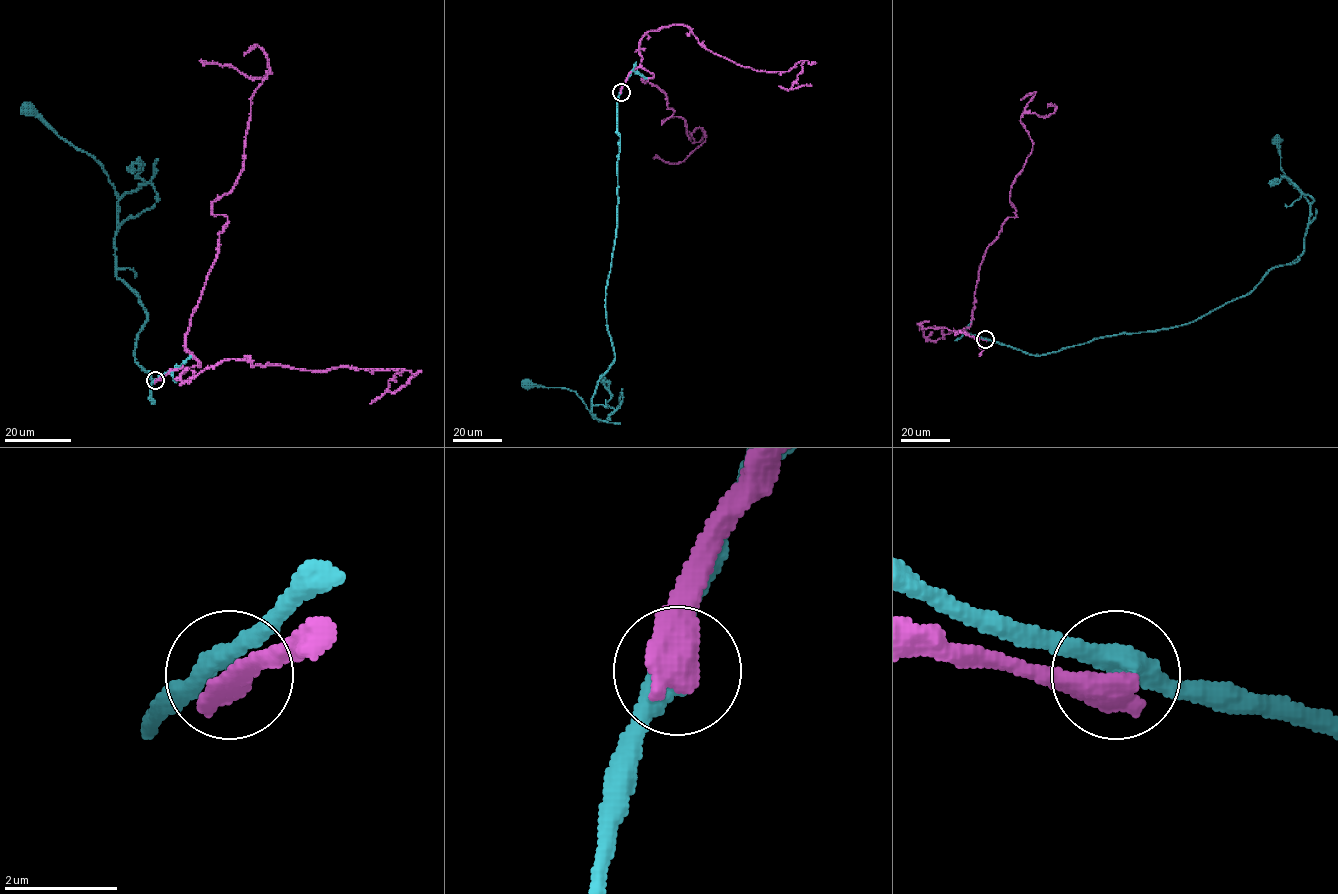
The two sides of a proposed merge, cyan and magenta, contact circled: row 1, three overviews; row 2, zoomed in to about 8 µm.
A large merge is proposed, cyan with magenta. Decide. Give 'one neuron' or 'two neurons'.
two neurons

